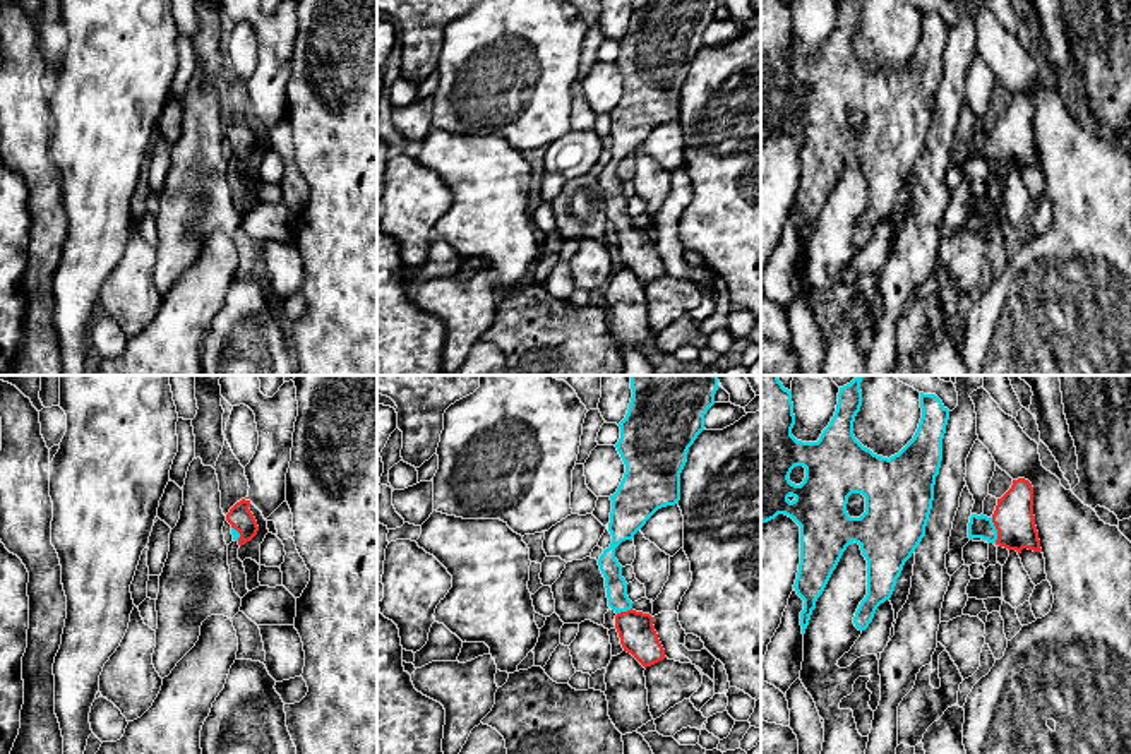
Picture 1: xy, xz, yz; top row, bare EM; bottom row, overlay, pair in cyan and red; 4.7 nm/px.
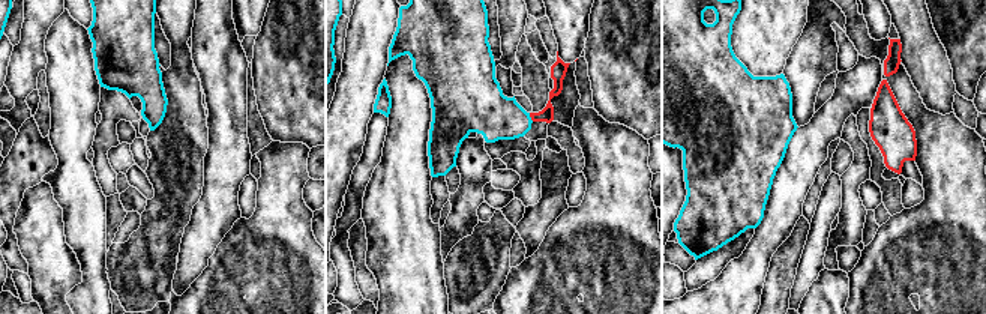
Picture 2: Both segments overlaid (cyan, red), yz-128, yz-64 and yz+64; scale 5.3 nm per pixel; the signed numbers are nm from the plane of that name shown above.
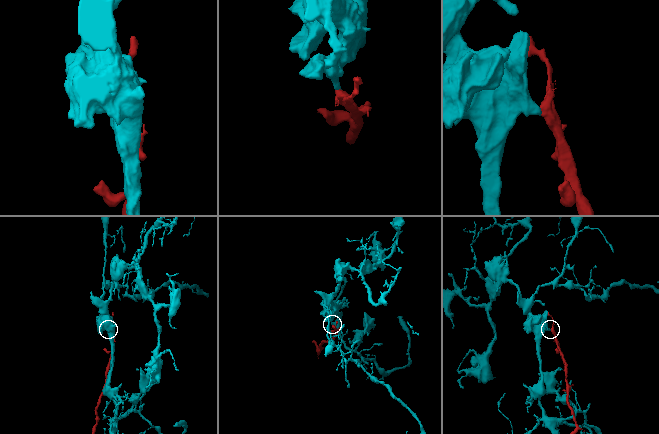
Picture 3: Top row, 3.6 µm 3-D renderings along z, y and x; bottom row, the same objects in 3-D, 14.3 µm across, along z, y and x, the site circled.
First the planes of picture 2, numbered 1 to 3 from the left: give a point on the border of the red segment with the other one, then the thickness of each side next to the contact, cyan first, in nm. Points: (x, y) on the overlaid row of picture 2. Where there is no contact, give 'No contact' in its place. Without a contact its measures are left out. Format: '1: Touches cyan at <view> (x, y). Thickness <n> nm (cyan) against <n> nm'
1: No contact
2: Touches cyan at yz-64 (530, 117). Thickness 260 nm (cyan) against 80 nm
3: No contact

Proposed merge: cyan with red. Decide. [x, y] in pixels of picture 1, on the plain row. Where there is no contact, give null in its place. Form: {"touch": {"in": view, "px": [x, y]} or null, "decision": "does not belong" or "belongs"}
{"touch": {"in": "yz", "px": [996, 146]}, "decision": "belongs"}

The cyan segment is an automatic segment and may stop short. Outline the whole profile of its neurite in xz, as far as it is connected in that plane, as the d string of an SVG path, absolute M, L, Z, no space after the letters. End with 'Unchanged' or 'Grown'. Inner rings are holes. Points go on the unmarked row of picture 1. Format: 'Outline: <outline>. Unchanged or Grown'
Outline: M631 0L632 14L625 34L619 39L620 55L615 60L624 81L624 94L613 111L608 147L612 159L598 175L605 194L608 223L617 230L615 245L624 267L631 269L644 284L665 276L665 266L658 255L649 230L636 228L627 212L627 199L622 182L615 175L615 165L632 156L646 137L661 123L680 117L680 89L687 79L687 67L704 46L704 31L715 21L718 0Z. Grown

